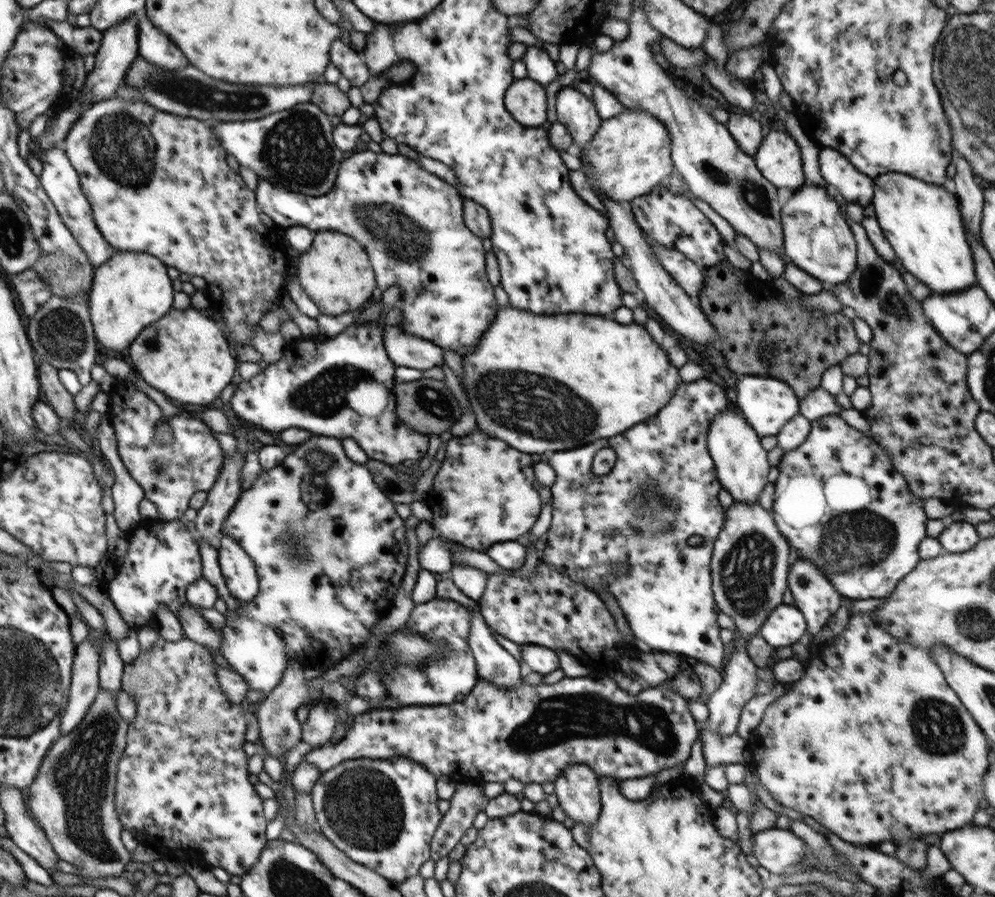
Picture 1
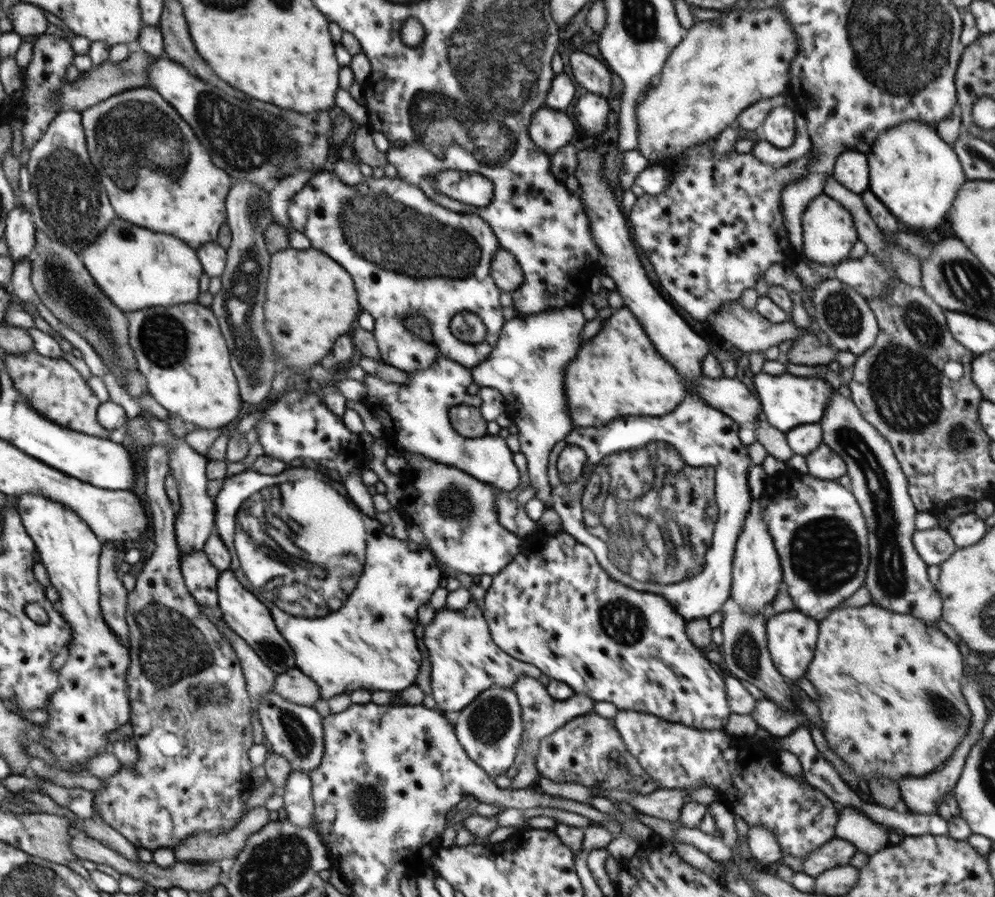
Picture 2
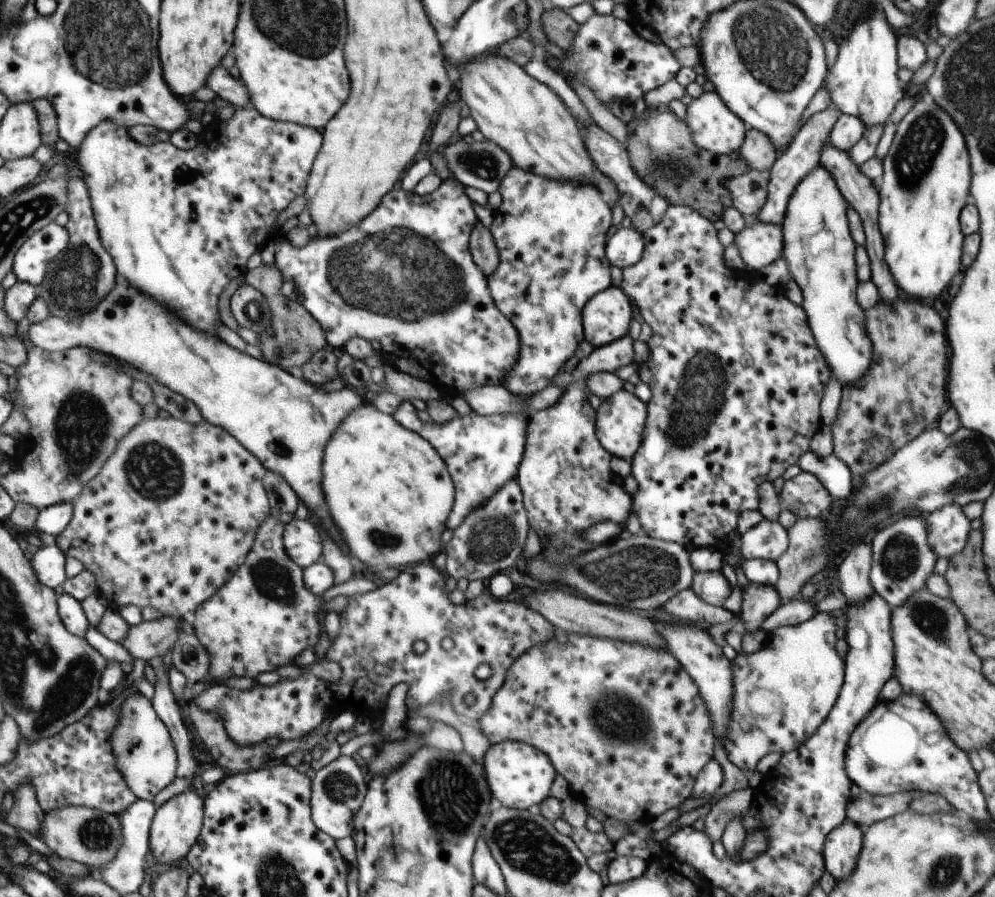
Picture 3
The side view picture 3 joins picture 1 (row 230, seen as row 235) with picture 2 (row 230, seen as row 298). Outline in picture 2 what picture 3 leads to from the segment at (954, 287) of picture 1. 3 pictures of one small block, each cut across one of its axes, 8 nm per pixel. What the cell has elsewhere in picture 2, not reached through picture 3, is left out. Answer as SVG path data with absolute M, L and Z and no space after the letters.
M904 121L886 129L873 142L867 155L869 164L869 190L880 199L888 210L899 220L900 227L914 232L930 233L942 222L950 218L950 207L966 181L966 177L956 154L947 142L944 142L934 126L920 121Z

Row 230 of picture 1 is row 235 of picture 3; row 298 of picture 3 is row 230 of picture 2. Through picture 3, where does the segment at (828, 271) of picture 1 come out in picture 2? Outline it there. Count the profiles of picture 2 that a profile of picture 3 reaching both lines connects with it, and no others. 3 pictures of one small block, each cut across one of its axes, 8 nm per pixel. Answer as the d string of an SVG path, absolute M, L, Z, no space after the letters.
M827 195L814 197L802 215L803 246L797 251L800 257L818 264L835 266L848 260L852 245L859 239L853 216L837 200Z

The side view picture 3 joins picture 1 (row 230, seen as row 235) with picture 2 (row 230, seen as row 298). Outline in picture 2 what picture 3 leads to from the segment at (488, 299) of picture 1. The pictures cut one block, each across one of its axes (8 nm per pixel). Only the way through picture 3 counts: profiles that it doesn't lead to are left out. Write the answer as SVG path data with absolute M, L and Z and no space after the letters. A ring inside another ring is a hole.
M322 170L320 173L314 174L302 190L294 195L294 200L290 203L288 209L290 225L295 232L302 233L306 238L310 239L311 246L316 250L322 251L330 258L333 258L350 276L353 278L355 289L358 293L359 305L362 311L368 312L374 317L373 335L380 351L380 362L394 366L398 370L404 372L414 372L415 370L424 370L430 368L430 365L438 357L446 357L454 362L458 362L466 368L472 369L474 366L478 366L482 361L488 358L488 355L492 352L502 327L504 326L505 319L502 316L502 305L500 305L500 293L501 290L497 288L495 280L491 277L491 262L496 251L501 248L499 240L494 234L494 231L490 228L490 225L479 216L468 213L458 213L457 211L448 210L443 206L440 206L437 202L430 200L418 186L414 186L408 182L404 182L400 177L388 178L386 176L381 178L374 178L373 176L364 177L363 181L356 186L348 186L341 181L332 171ZM465 311L473 312L478 315L484 326L486 326L486 336L484 340L478 343L465 343L456 339L450 331L450 320L458 312L464 313ZM411 314L421 314L427 324L432 335L430 342L422 340L418 335L415 335L410 329L407 329L405 325L405 318L411 316Z

